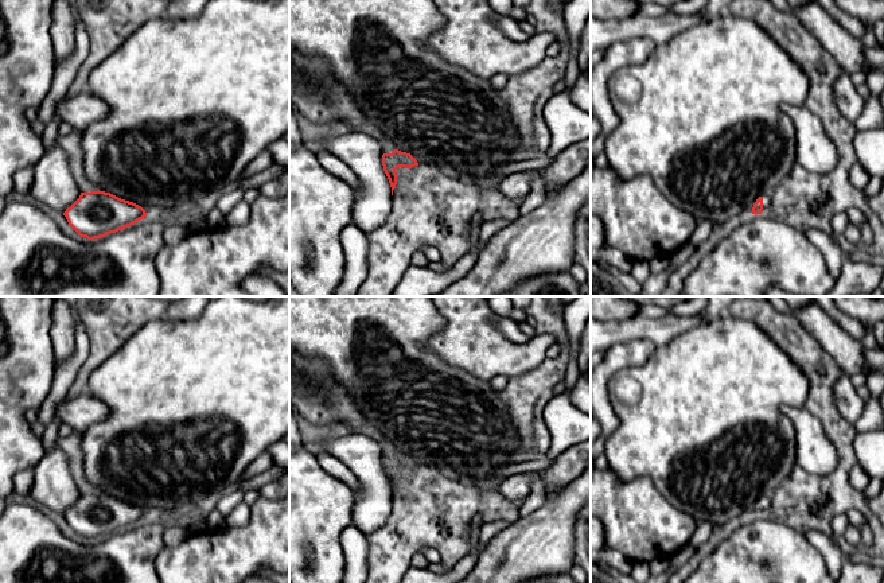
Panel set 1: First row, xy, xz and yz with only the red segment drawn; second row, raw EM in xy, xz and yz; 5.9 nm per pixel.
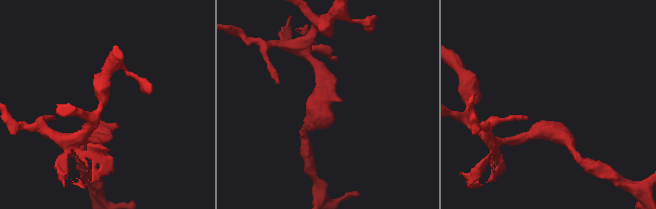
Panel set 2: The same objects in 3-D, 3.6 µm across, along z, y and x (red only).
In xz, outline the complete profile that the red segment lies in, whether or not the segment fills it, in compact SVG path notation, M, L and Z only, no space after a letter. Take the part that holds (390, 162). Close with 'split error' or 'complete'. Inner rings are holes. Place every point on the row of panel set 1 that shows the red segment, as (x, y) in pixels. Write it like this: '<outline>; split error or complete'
M394 149L392 153L382 155L382 166L389 179L389 183L392 187L392 195L393 195L393 190L396 188L396 184L397 184L396 170L398 167L412 168L414 166L418 166L418 163L410 153Z; complete

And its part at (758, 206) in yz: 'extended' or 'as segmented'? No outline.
extended

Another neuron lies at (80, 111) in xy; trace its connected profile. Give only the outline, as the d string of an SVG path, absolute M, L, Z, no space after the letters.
M85 90L73 97L66 96L57 104L55 114L75 131L85 131L90 124L109 116L109 105Z

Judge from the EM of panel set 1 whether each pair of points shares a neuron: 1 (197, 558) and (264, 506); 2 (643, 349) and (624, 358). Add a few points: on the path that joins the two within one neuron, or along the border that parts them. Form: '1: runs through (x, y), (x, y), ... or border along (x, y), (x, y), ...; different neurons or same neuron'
1: runs through (215, 558), (224, 558), (256, 525); same neuron
2: runs through (639, 350), (629, 354); same neuron

